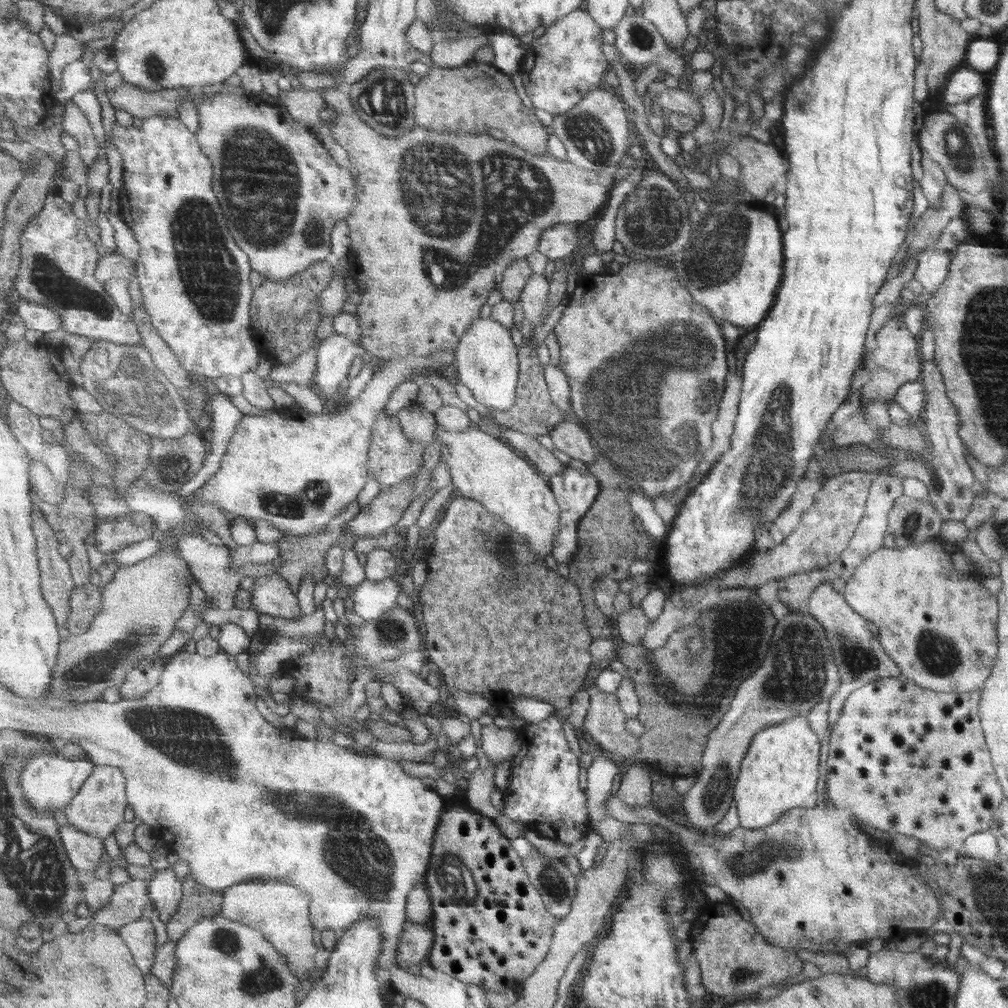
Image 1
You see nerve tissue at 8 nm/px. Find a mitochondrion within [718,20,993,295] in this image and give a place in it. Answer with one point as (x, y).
(956, 146)

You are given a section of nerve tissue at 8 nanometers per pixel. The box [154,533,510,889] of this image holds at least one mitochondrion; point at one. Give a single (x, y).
(391, 633)

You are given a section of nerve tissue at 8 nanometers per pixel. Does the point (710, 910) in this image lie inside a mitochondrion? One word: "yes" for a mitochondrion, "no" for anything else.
no

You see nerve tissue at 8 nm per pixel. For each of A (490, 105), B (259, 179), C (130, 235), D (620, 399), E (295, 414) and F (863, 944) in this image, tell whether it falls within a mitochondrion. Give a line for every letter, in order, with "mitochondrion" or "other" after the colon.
A: other
B: mitochondrion
C: other
D: mitochondrion
E: other
F: other

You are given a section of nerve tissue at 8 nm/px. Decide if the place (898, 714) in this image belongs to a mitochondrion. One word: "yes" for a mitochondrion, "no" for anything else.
no

